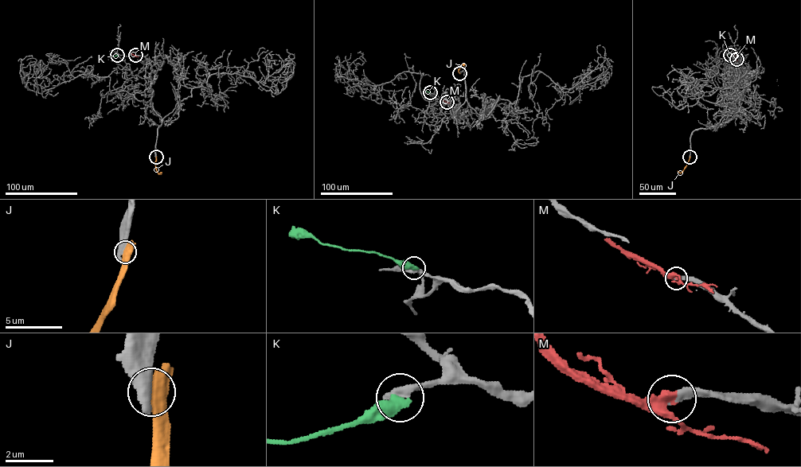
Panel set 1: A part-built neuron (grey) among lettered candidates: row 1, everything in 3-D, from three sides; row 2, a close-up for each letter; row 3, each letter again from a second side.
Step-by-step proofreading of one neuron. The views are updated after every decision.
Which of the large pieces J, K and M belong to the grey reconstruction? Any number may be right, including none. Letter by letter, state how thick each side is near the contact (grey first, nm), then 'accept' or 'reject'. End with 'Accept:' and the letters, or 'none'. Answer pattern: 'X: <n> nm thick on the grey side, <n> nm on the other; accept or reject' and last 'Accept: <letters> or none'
J: 650 nm thick on the grey side, 440 nm on the other; reject
K: 440 nm thick on the grey side, 500 nm on the other; reject
M: 200 nm thick on the grey side, 380 nm on the other; accept
Accept: M

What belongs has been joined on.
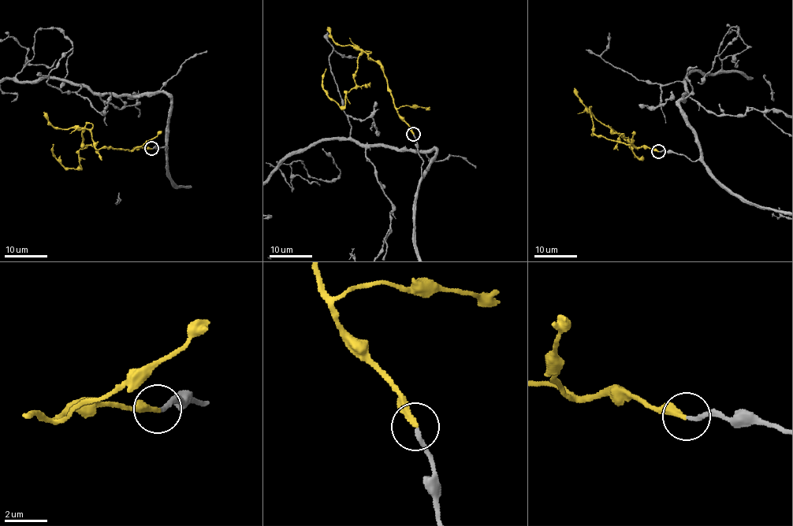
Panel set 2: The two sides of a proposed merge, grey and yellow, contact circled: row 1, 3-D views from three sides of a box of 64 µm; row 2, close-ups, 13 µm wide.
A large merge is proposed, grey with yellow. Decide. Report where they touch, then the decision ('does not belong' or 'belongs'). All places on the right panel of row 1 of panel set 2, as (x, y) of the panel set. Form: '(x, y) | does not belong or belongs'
(658, 151) | belongs

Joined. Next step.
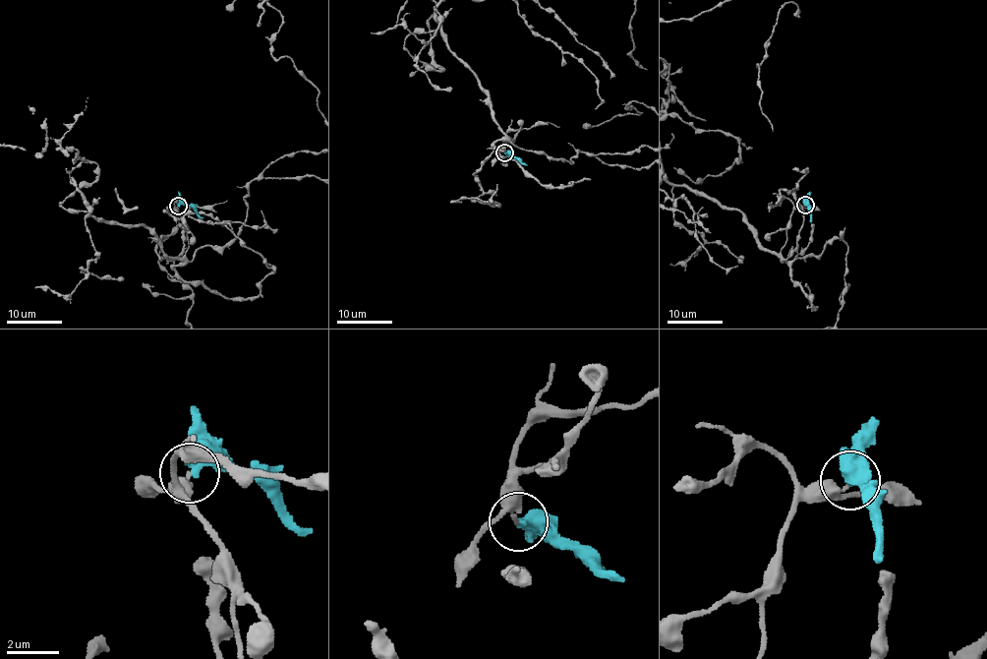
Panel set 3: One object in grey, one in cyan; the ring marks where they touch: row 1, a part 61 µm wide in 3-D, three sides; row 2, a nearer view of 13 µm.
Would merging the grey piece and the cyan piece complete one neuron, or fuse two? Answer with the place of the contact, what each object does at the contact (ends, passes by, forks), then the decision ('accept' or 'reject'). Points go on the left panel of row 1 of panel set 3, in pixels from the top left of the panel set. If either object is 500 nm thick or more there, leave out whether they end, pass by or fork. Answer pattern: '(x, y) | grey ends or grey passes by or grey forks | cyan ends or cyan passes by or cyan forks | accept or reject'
(178, 206) | grey passes by | cyan ends | reject

